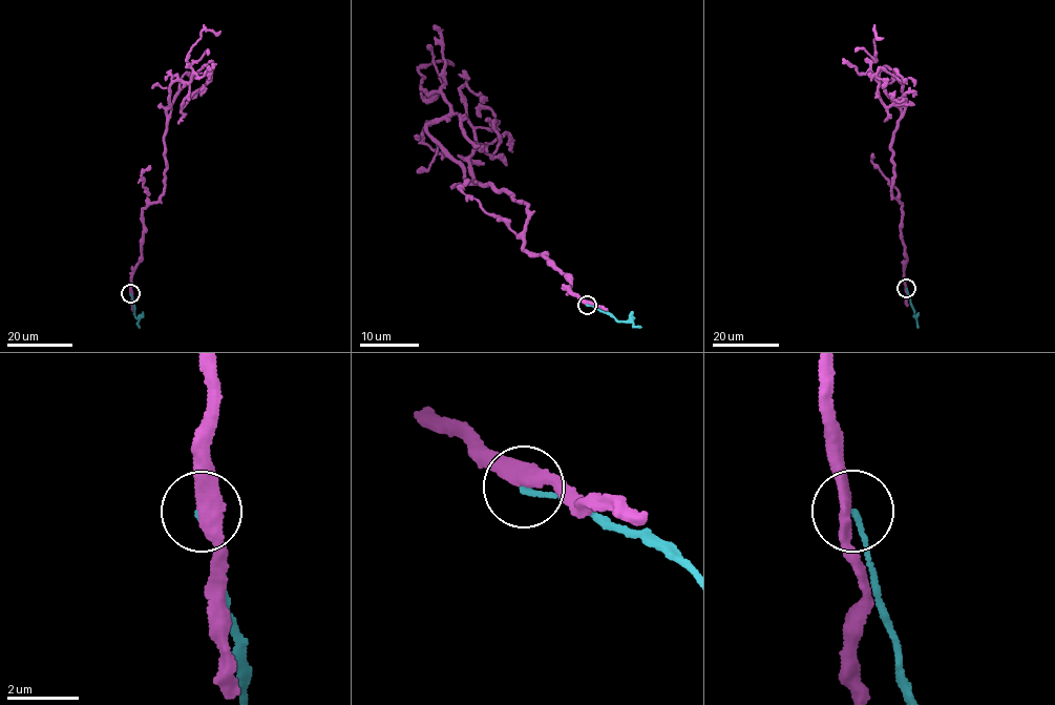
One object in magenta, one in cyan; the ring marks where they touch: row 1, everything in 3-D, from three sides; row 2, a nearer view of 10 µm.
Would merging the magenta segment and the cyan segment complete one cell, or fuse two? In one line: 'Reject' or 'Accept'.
Reject

